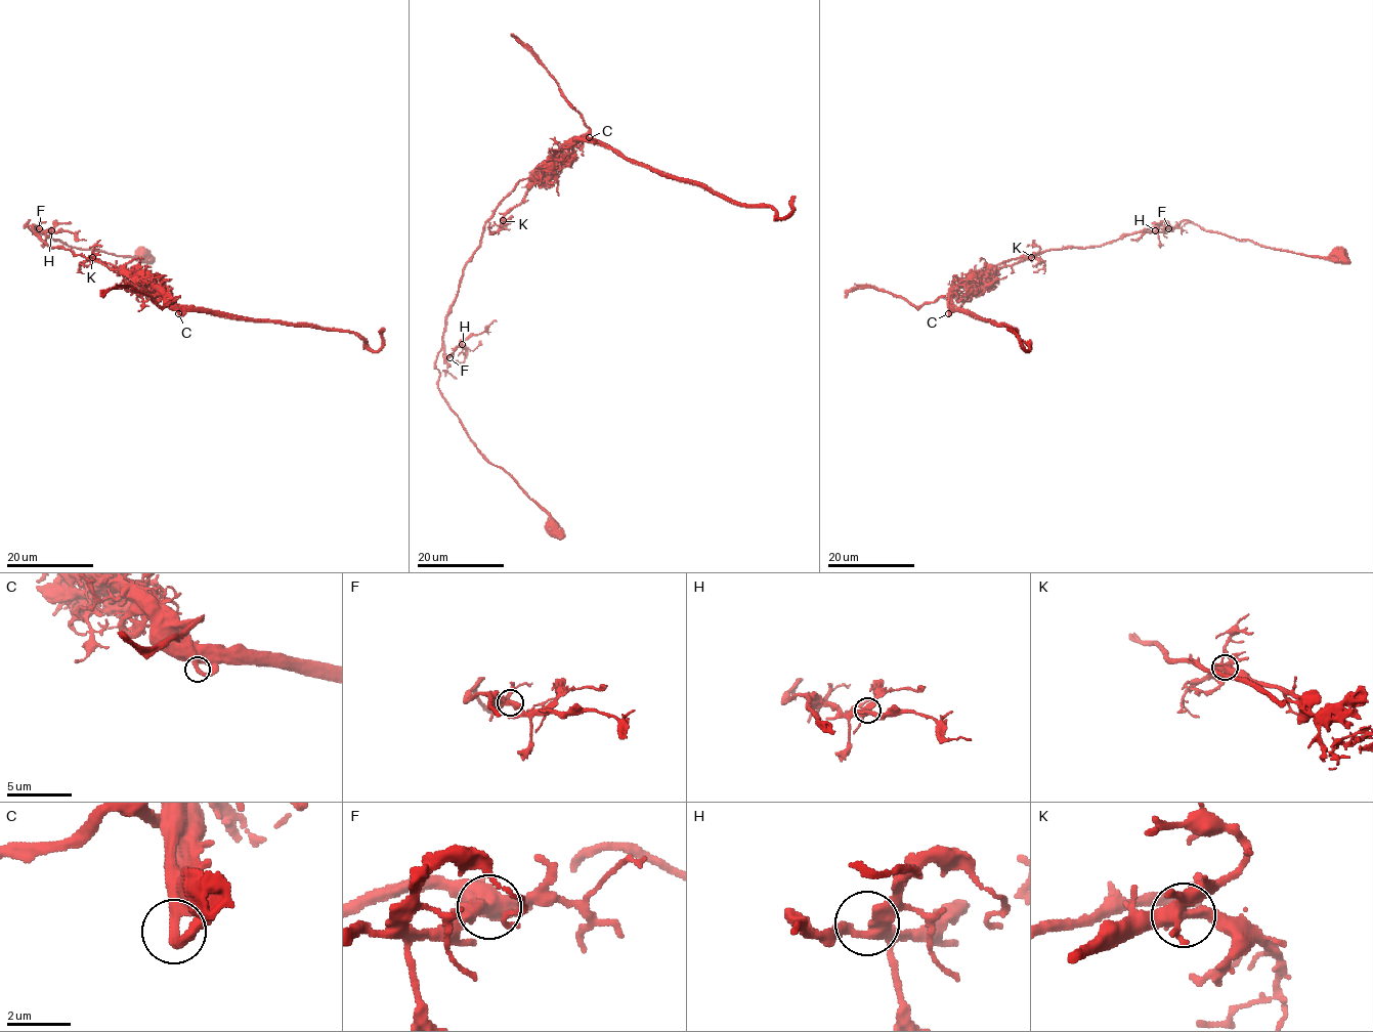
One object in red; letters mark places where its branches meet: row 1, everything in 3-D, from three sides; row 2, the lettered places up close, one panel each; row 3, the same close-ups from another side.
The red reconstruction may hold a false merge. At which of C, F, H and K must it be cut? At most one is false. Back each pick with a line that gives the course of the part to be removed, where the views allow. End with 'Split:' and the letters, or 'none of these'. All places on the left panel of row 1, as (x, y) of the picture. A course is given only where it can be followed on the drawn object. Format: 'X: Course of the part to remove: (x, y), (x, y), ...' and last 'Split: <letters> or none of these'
C: Course of the part to remove: (178, 313), (217, 311), (250, 318), (352, 331), (373, 350), (382, 347), (384, 328)
Split: C

